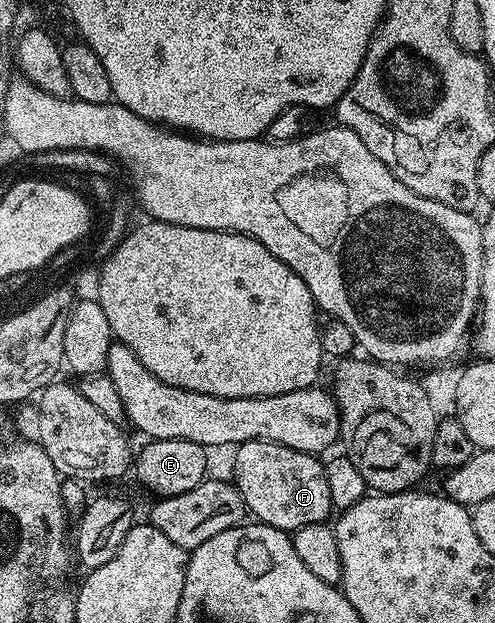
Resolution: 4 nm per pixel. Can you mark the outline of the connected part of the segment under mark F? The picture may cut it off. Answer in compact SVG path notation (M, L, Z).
M250 440L238 445L234 452L235 489L258 523L294 534L301 526L322 524L328 519L327 515L332 515L327 470L318 455L264 440Z

